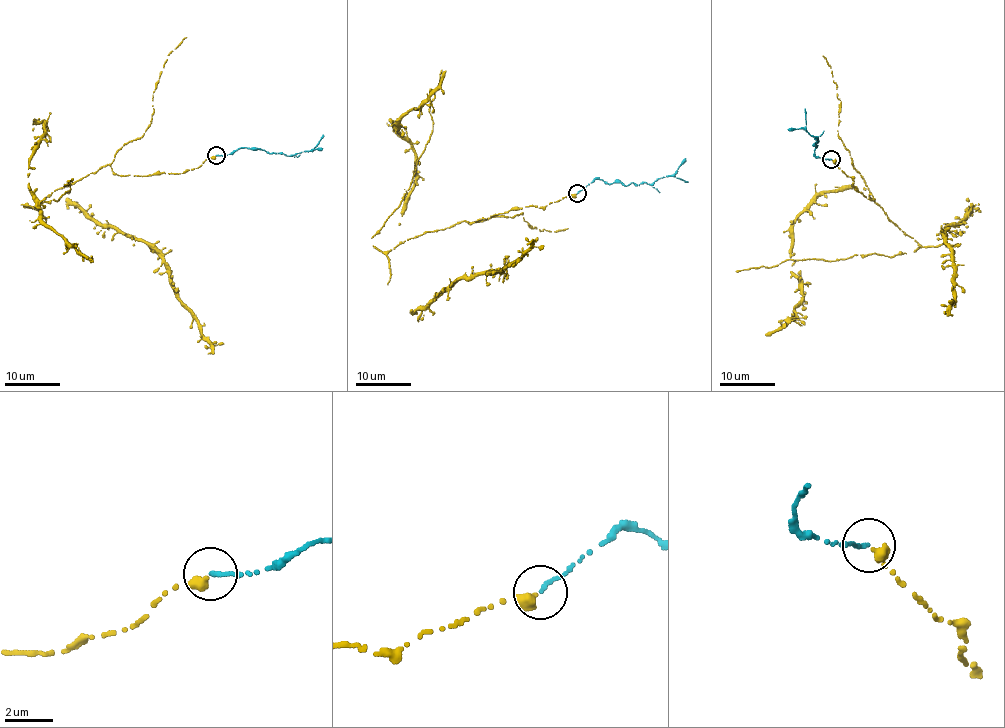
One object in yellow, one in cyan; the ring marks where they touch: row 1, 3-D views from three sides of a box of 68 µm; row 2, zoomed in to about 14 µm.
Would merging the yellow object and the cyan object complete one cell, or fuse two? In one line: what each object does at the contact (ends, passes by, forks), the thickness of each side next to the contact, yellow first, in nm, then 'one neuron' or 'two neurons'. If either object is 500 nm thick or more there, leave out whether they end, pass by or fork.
yellow ends; cyan ends; calibres 440 and 180 nm; one neuron

